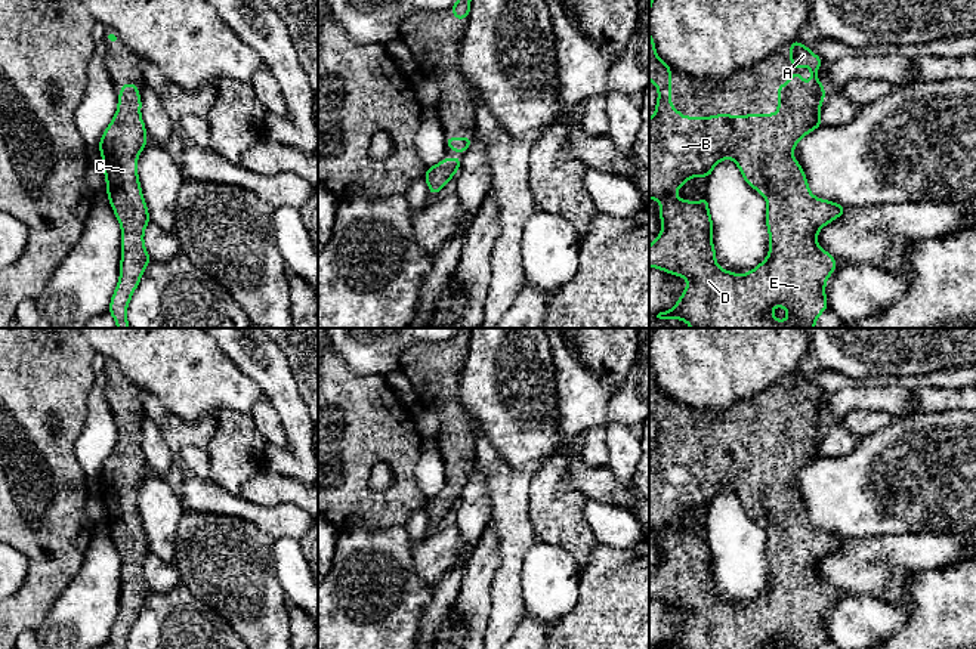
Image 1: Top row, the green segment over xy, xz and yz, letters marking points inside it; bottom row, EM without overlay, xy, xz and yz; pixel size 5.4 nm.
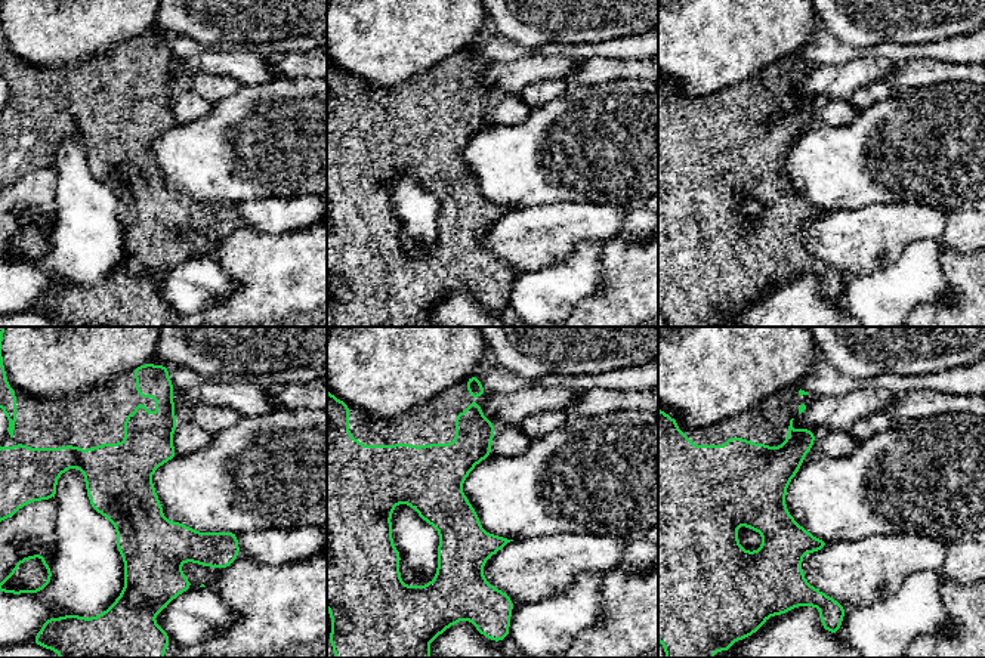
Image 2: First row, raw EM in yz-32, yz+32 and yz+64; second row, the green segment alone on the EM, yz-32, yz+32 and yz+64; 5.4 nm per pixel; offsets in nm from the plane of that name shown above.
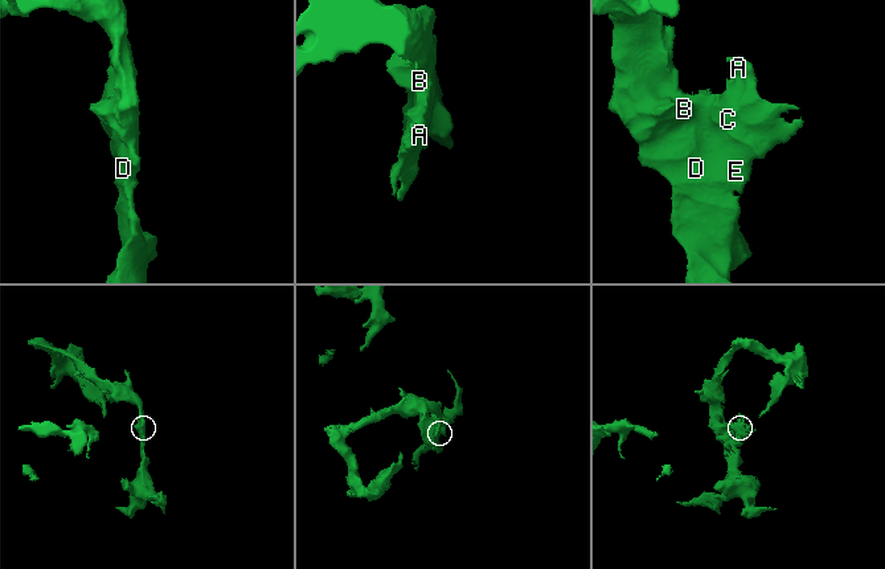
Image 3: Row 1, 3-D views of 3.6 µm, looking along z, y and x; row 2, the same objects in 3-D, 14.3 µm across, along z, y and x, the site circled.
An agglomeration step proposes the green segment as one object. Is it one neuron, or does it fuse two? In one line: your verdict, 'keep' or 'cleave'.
keep

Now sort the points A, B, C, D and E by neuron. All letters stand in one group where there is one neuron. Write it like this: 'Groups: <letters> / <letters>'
Groups: A B C D E

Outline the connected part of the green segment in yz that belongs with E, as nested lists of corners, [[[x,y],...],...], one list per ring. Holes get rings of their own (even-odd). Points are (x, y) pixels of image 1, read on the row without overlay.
[[[649,361],[649,411],[658,420],[655,445],[649,449],[649,531],[660,531],[658,547],[662,553],[662,562],[649,577],[649,597],[688,611],[683,625],[677,630],[671,642],[664,642],[657,649],[775,649],[772,640],[782,637],[787,640],[787,649],[819,649],[828,640],[825,630],[825,614],[837,599],[836,590],[818,574],[818,563],[830,553],[840,548],[847,538],[838,534],[821,531],[812,526],[806,506],[793,488],[796,476],[809,463],[824,458],[819,451],[819,442],[827,427],[822,414],[816,405],[822,389],[803,377],[799,371],[790,374],[790,396],[810,398],[810,417],[804,410],[790,405],[787,415],[778,415],[778,444],[776,445],[747,445],[733,448],[731,445],[717,445],[714,448],[685,448],[671,438],[671,399],[658,389]],[[732,489],[742,510],[767,532],[766,556],[769,563],[769,585],[753,602],[738,606],[722,600],[716,593],[716,581],[711,572],[713,551],[708,543],[708,529],[694,534],[676,528],[676,522],[691,509],[710,509],[719,492]]]

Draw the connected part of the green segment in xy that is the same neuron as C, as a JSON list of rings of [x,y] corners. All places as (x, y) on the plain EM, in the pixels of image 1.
[[[123,415],[117,433],[117,444],[98,479],[102,485],[106,526],[121,557],[120,611],[108,643],[112,649],[127,649],[129,633],[151,593],[143,574],[143,563],[151,551],[138,509],[138,486],[148,475],[138,417]]]

